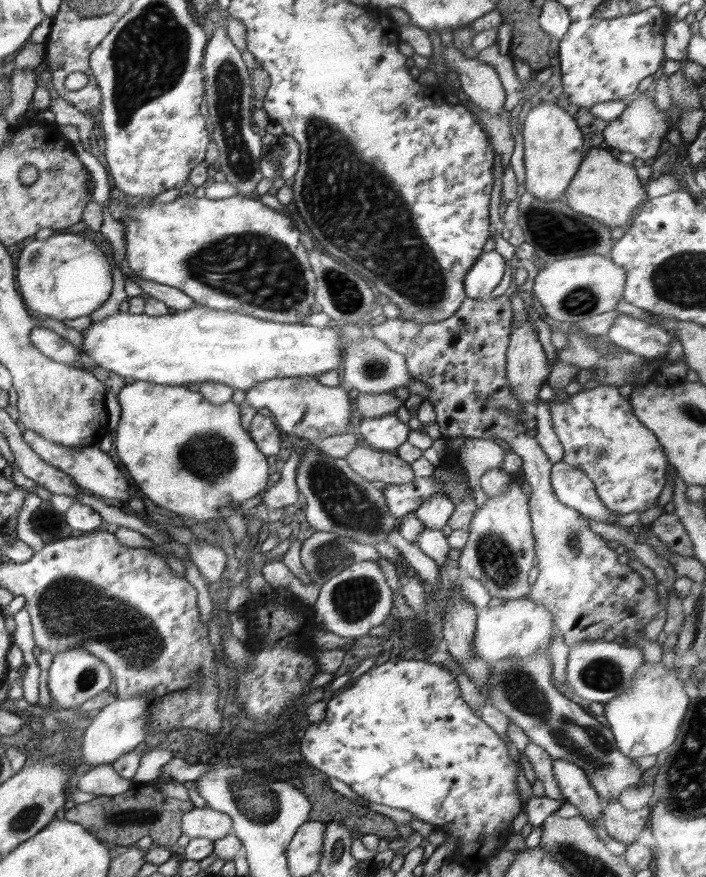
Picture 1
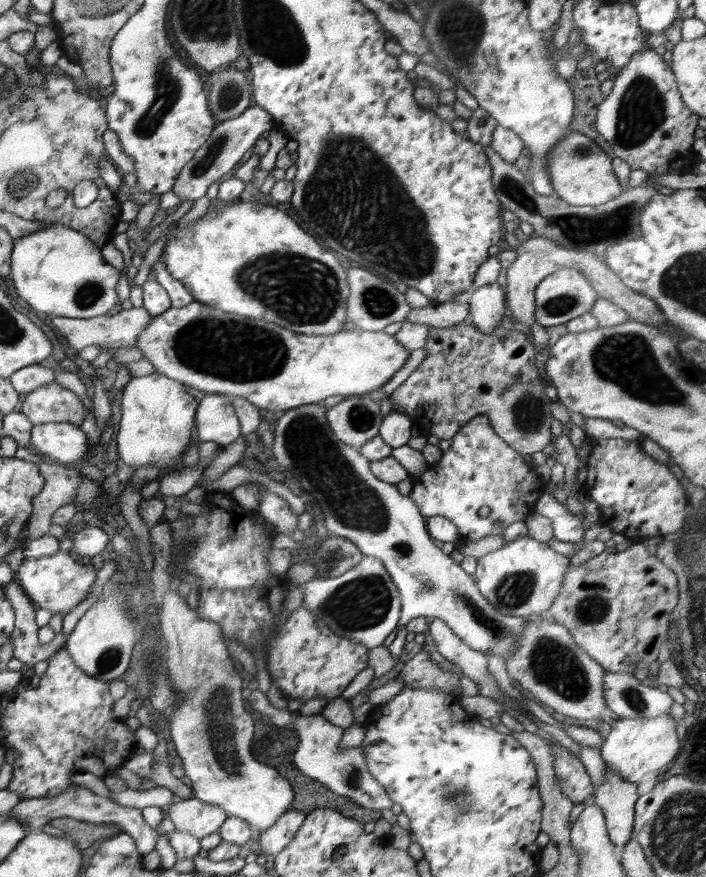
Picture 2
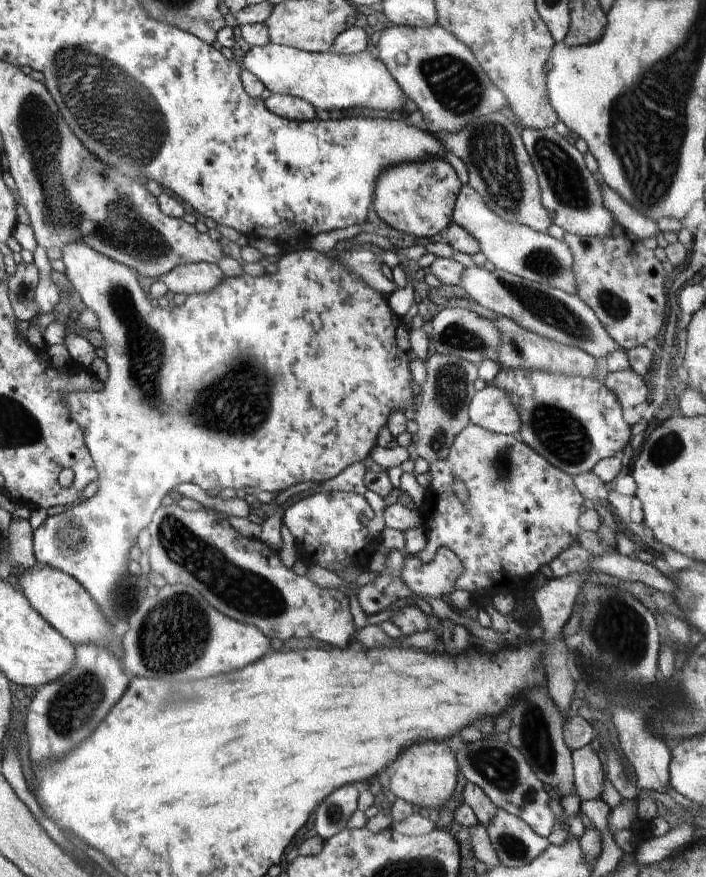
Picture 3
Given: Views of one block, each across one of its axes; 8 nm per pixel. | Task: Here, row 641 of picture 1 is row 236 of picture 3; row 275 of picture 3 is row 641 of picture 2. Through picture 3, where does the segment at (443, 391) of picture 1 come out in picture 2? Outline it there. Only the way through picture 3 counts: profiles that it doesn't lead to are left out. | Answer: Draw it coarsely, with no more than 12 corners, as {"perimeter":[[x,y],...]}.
{"perimeter":[[643,543],[570,564],[547,614],[605,671],[649,669],[677,574]]}

